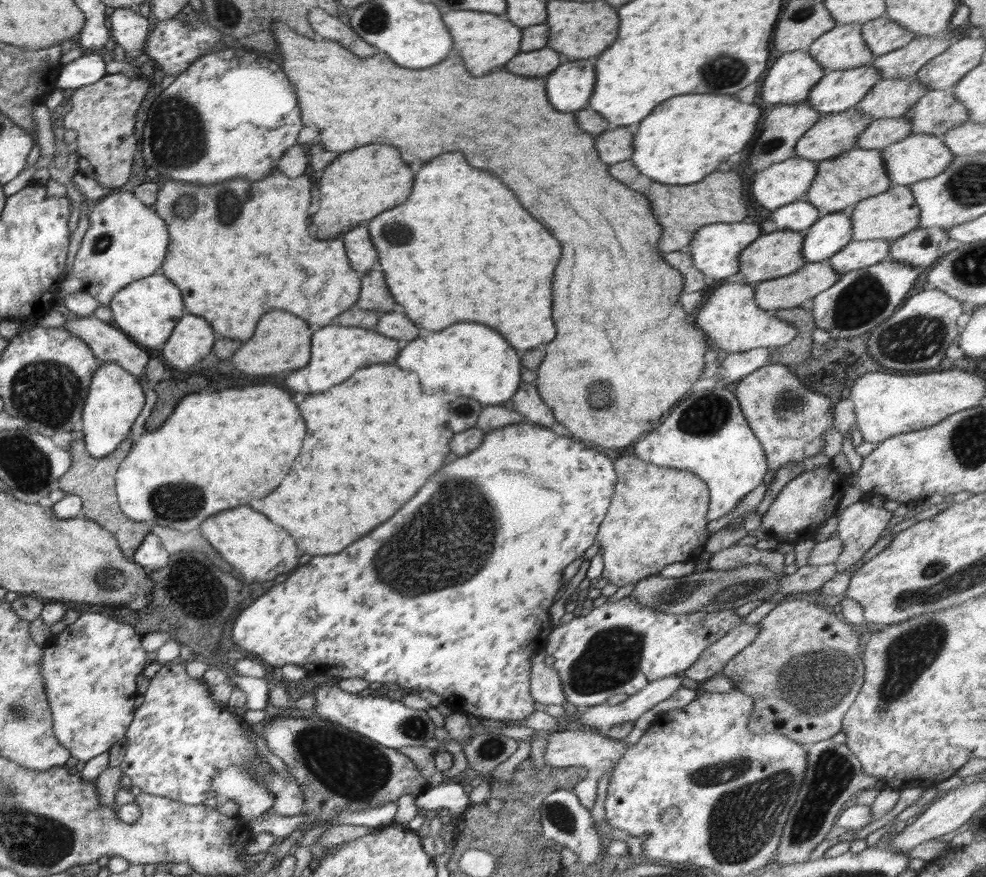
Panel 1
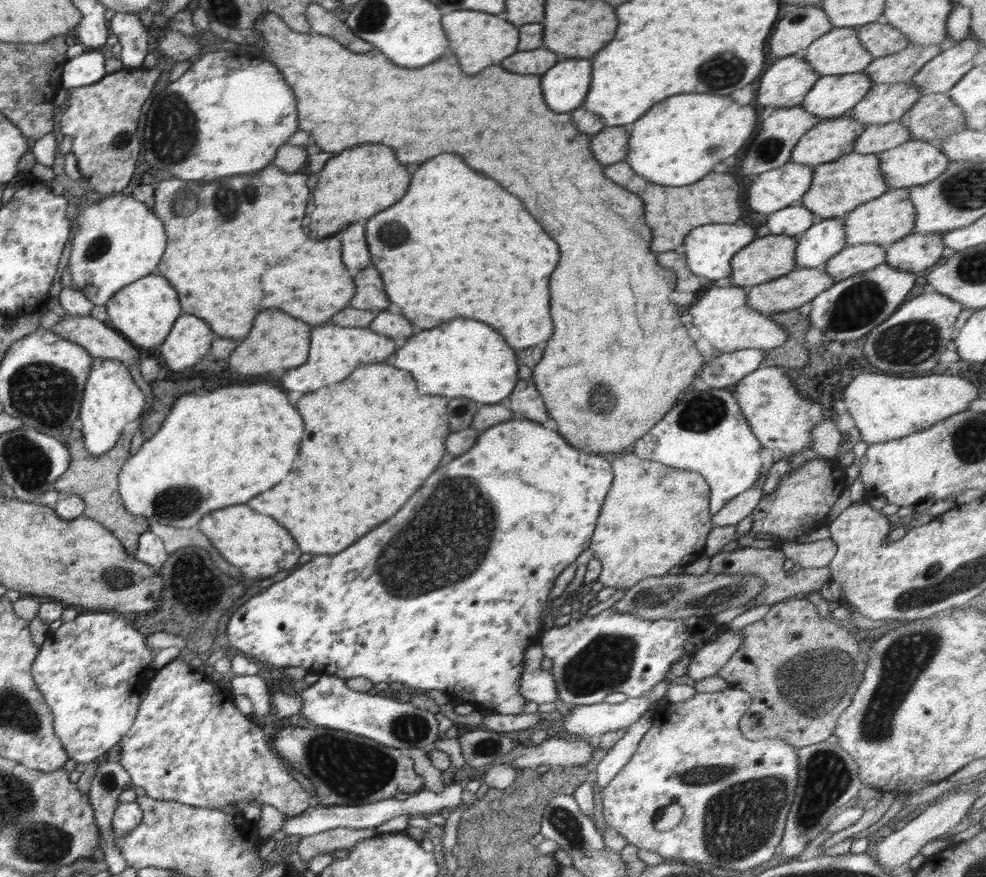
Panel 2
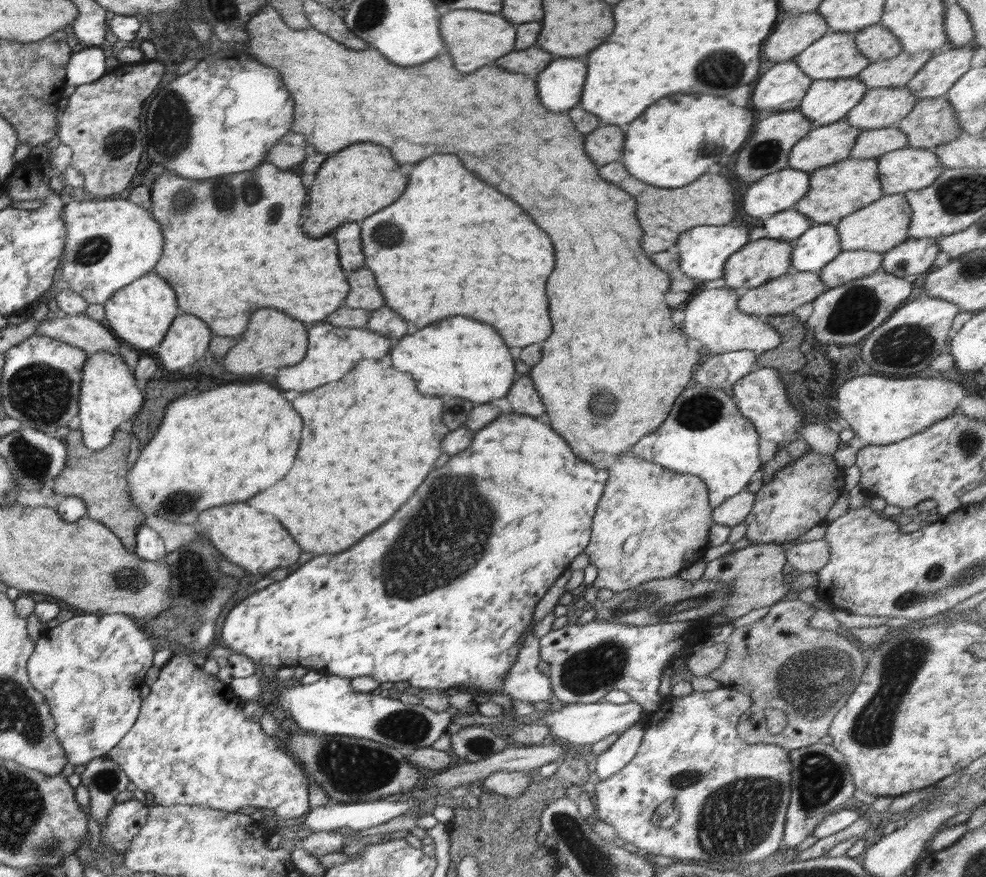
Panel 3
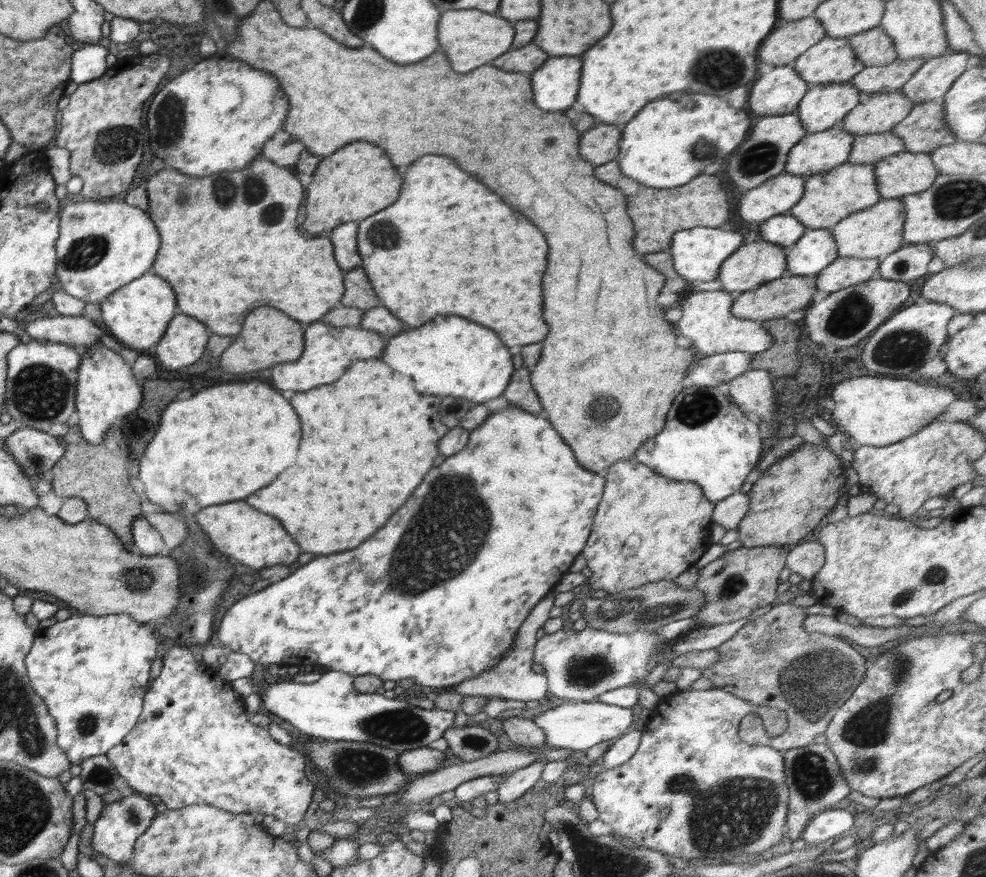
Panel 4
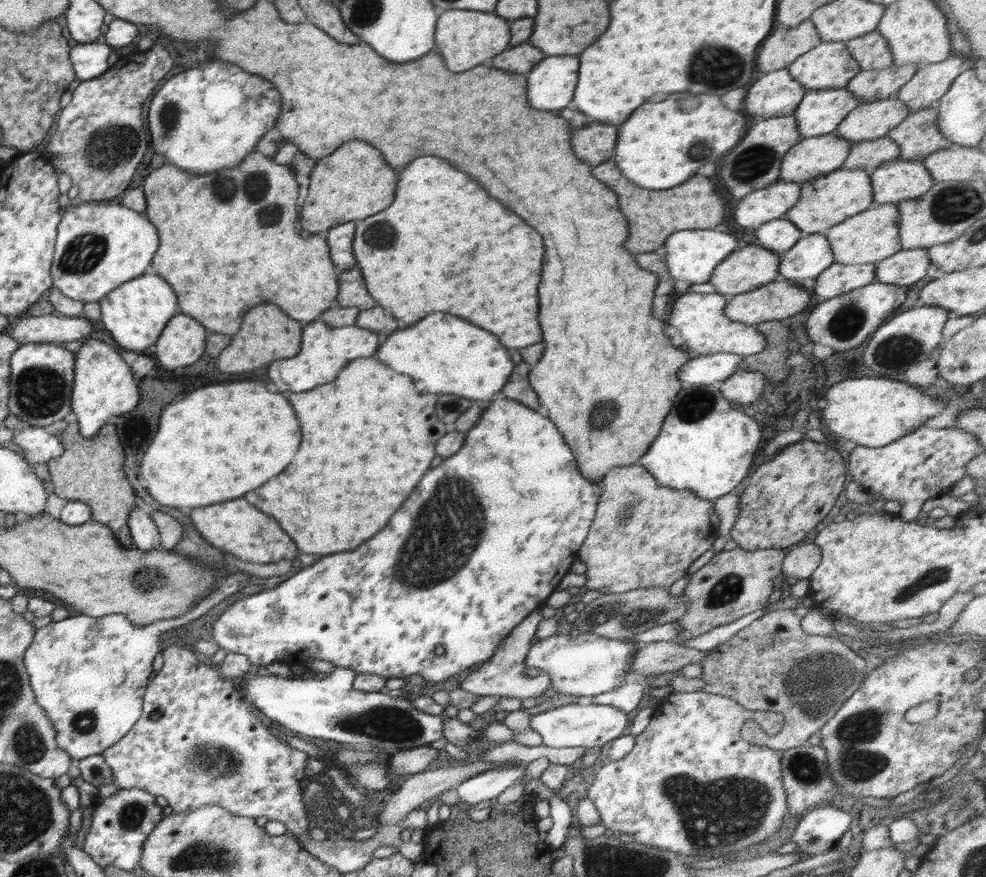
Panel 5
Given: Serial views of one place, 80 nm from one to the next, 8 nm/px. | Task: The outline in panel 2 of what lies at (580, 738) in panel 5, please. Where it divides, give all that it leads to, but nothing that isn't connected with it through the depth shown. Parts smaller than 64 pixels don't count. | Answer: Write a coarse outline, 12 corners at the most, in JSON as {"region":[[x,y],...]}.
{"region":[[661,680],[640,698],[577,705],[564,717],[564,732],[578,738],[628,728],[671,682]]}

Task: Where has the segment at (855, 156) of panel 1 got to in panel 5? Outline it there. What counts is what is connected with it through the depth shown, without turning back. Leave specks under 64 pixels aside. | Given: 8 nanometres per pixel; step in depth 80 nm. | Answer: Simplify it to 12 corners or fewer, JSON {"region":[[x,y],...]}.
{"region":[[838,168],[801,185],[785,214],[827,233],[874,205],[870,173]]}

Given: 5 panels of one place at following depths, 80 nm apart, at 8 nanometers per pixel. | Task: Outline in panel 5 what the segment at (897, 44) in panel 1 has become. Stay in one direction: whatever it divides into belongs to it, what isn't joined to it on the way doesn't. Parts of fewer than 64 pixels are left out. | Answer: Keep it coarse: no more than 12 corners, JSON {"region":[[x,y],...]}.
{"region":[[877,30],[845,45],[862,71],[893,64],[888,41]]}

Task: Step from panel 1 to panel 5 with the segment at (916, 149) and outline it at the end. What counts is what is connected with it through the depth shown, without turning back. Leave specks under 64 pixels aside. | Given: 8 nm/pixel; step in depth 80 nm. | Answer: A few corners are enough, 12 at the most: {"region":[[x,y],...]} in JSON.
{"region":[[895,158],[870,172],[875,205],[928,192],[923,160]]}

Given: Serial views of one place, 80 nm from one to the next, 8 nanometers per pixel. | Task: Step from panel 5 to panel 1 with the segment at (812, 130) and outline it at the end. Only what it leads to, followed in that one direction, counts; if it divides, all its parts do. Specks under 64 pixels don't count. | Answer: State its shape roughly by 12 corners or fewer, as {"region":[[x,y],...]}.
{"region":[[871,64],[829,71],[807,102],[821,114],[858,104],[882,78]]}

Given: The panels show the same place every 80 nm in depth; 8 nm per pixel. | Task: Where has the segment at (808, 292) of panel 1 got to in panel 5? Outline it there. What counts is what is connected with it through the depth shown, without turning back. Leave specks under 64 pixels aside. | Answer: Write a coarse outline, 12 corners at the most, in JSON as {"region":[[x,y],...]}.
{"region":[[772,281],[729,298],[723,315],[758,323],[806,310],[798,282]]}

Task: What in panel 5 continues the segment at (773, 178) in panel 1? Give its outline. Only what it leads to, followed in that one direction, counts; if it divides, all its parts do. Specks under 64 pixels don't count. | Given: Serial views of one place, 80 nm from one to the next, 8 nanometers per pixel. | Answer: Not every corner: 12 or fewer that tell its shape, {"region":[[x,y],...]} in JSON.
{"region":[[782,179],[738,202],[734,224],[758,228],[784,217],[800,184]]}

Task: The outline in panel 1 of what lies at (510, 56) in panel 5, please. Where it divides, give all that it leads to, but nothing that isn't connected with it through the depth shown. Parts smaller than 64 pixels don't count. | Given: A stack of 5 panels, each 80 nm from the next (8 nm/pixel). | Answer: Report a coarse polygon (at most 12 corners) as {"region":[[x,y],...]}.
{"region":[[550,48],[520,52],[508,64],[520,76],[546,76],[560,64]]}

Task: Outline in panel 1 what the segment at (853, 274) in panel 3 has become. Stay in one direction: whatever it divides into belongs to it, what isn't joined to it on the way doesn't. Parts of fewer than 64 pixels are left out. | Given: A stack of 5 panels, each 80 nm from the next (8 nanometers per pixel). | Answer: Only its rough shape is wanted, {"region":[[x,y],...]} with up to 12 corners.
{"region":[[852,240],[829,259],[846,272],[888,258],[887,240]]}

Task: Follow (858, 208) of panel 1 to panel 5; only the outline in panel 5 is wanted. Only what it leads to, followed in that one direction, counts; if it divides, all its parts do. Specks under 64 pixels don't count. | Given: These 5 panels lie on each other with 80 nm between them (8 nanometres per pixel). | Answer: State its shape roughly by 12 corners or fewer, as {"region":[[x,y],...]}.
{"region":[[898,204],[825,233],[838,264],[879,263],[901,249]]}

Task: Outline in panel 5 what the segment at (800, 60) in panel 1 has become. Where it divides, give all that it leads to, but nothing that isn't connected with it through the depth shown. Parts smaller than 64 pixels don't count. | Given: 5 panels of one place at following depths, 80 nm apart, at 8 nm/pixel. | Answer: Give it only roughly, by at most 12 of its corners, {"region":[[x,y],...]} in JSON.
{"region":[[787,68],[748,88],[741,111],[792,115],[807,89]]}

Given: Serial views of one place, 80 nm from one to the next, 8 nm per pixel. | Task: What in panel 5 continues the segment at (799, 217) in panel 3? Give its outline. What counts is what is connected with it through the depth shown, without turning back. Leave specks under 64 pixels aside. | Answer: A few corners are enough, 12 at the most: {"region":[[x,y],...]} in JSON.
{"region":[[785,217],[754,232],[757,242],[786,252],[803,236]]}

